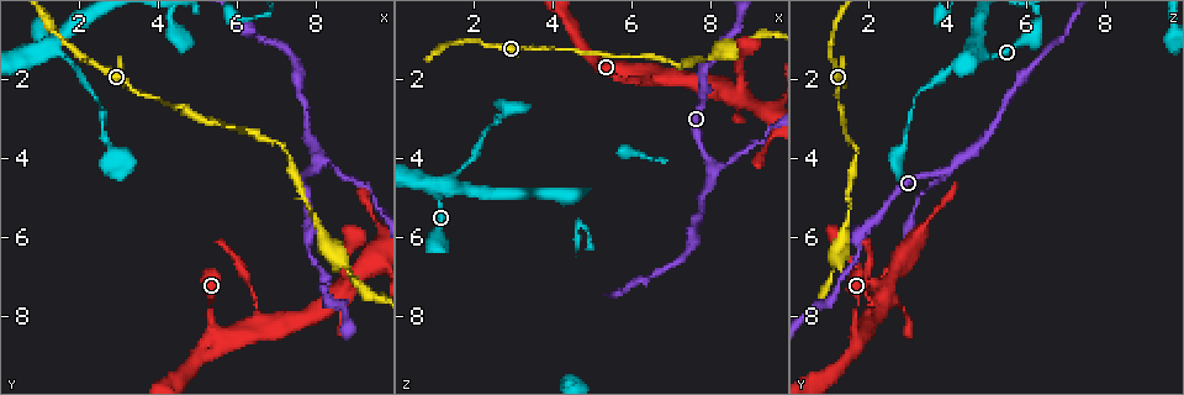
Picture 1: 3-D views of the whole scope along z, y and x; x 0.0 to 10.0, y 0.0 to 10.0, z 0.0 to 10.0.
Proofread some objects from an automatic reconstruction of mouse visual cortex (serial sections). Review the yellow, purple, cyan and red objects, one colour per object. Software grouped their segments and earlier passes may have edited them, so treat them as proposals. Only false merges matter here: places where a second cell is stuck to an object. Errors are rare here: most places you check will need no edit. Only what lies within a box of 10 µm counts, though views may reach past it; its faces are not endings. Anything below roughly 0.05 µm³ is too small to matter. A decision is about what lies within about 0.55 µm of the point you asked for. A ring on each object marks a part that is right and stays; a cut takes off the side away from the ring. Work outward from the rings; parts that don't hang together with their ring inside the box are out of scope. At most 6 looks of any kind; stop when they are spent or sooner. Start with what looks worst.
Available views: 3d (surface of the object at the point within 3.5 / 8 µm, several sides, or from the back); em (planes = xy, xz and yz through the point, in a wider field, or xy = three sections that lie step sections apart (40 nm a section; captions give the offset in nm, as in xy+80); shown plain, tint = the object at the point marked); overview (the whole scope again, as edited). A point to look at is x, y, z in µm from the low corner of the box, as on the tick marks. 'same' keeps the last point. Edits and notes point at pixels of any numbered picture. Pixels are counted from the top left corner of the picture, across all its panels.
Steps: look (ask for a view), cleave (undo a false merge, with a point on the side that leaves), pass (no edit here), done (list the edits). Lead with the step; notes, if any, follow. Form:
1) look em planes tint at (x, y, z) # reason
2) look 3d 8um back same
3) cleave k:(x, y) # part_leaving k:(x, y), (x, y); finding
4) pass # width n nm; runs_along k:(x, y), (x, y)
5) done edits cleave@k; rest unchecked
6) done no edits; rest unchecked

look 3d 3.5um at (8.05, 4.30, 4.05) # sharp bend

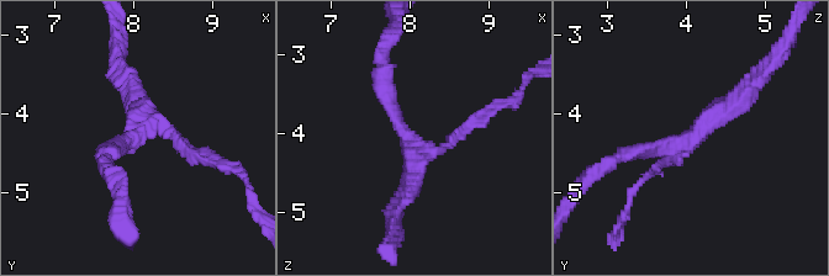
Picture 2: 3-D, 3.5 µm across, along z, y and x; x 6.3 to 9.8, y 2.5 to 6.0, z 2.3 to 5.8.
look em xy step 2 tint at (8.00, 4.30, 4.15) # shape alone is not enough

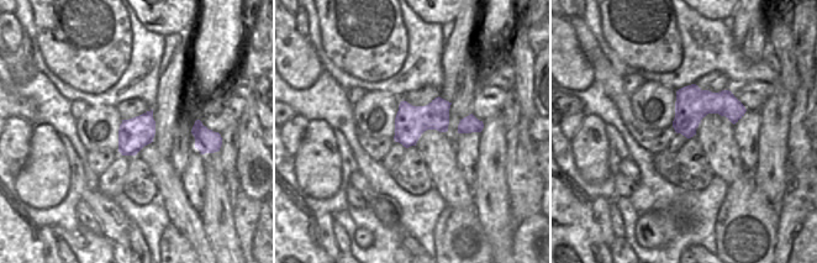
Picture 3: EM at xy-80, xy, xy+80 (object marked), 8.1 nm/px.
pass # arms 3; arm_widths 100, 200, 250 nm; runs_along 2:(624, 157), (688, 141), (754, 84); continuous, no second cell

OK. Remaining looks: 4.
look 3d 8um at (1.65, 1.45, 4.25) # narrows sharply

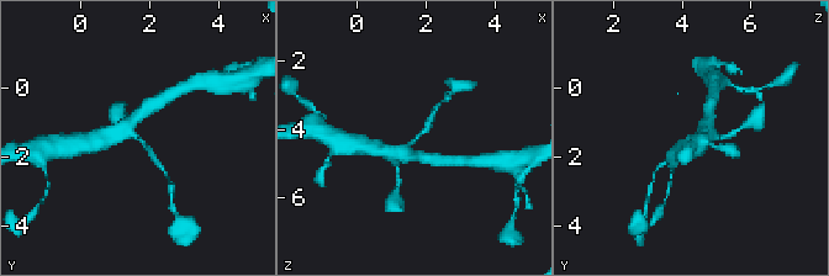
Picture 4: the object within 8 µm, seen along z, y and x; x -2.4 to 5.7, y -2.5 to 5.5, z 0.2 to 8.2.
look em xy step 1 tint same # need the tissue

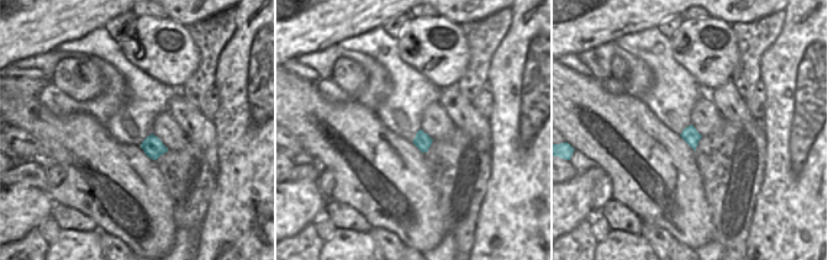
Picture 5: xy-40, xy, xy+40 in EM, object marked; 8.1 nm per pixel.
pass # arm_widths 200, 400 nm; runs_along 4:(395, 162), (432, 115); continuous, no second cell

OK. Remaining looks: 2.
done no edits; rest unchecked

